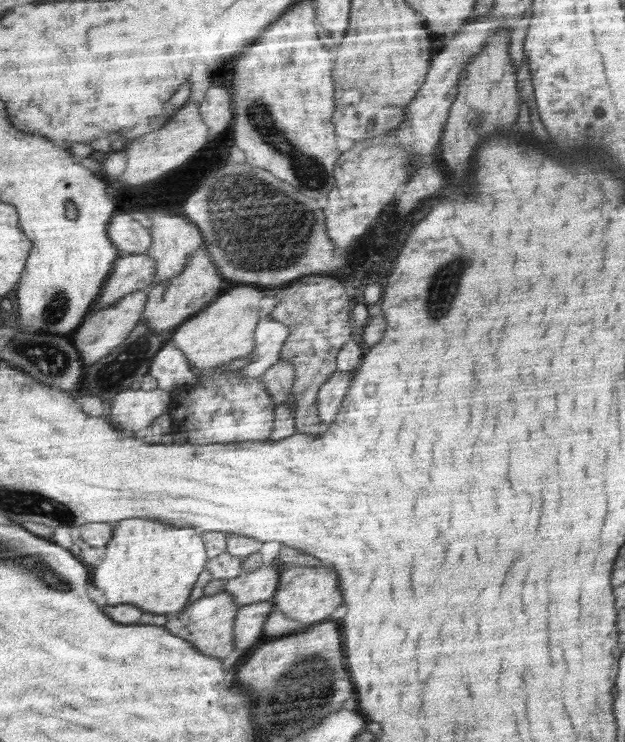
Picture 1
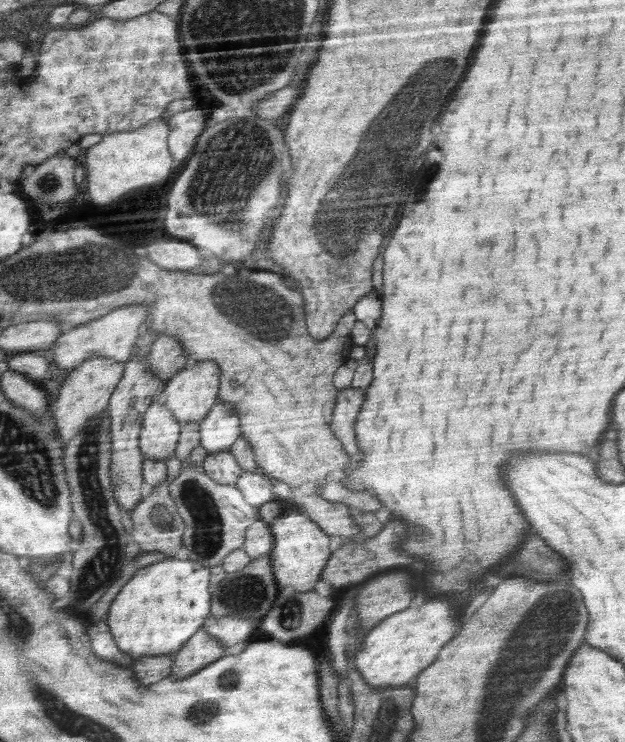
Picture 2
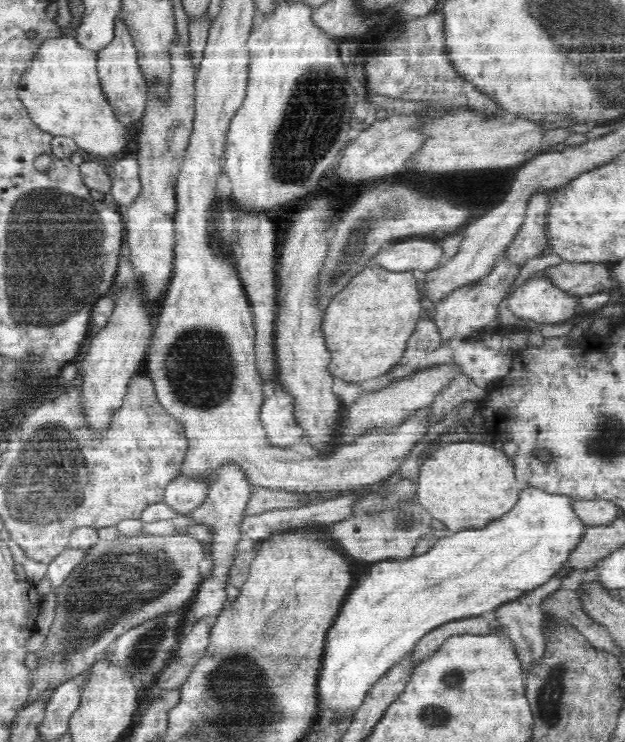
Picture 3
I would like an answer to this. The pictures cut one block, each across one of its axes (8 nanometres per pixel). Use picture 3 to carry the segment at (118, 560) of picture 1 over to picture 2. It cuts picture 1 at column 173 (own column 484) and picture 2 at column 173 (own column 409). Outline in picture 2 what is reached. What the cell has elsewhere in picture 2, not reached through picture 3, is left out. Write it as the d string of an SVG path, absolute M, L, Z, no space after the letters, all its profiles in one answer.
M175 557L157 559L154 564L136 570L136 576L132 576L126 582L106 614L106 622L120 652L130 654L130 658L135 661L142 656L144 658L174 656L180 651L184 644L197 634L198 628L205 624L204 620L210 614L211 592L208 592L208 574L210 570L200 562L190 559L180 560Z

